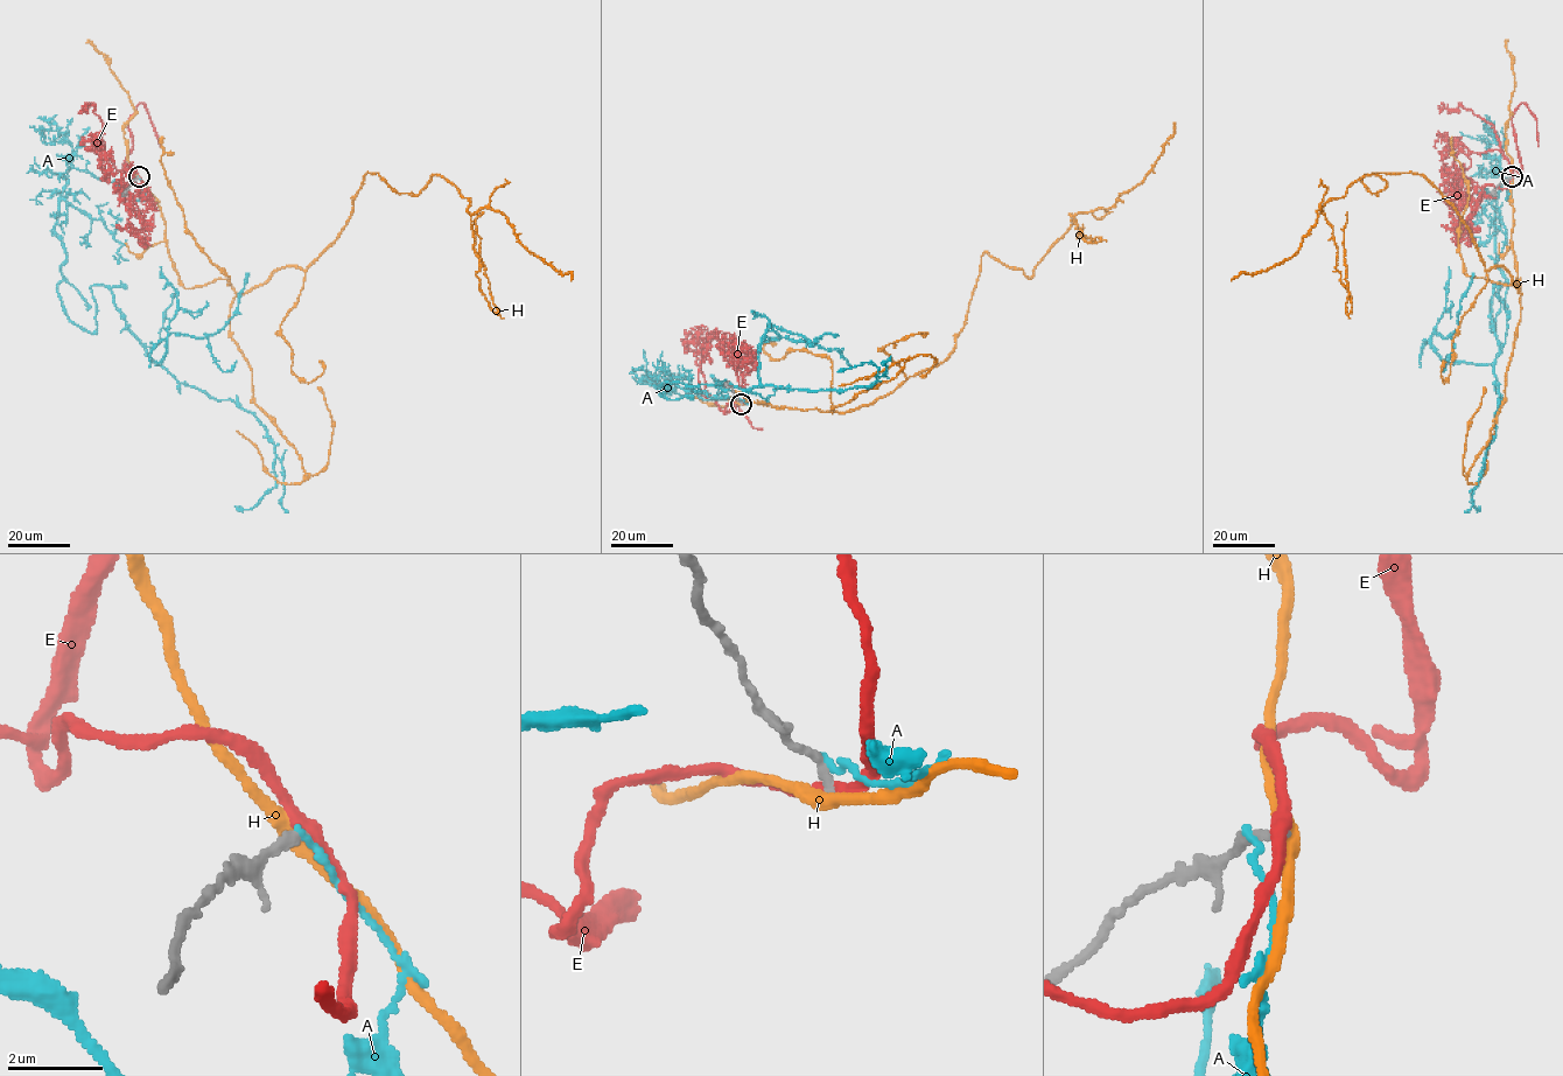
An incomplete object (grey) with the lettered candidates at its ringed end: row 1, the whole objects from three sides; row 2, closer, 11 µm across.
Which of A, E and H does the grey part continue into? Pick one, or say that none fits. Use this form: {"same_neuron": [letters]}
{"same_neuron": []}

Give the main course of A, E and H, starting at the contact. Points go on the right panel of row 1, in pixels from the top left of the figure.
A: (1509, 176), (1507, 200), (1495, 167), (1505, 281), (1494, 334), (1492, 285), (1499, 398), (1471, 493), (1479, 507)
E: (1512, 176), (1507, 188), (1481, 189), (1495, 196), (1485, 195), (1467, 219), (1477, 231), (1457, 226)
H: (1513, 176), (1521, 293), (1422, 175), (1366, 174), (1385, 188), (1365, 175), (1323, 208), (1348, 313), (1346, 212)

